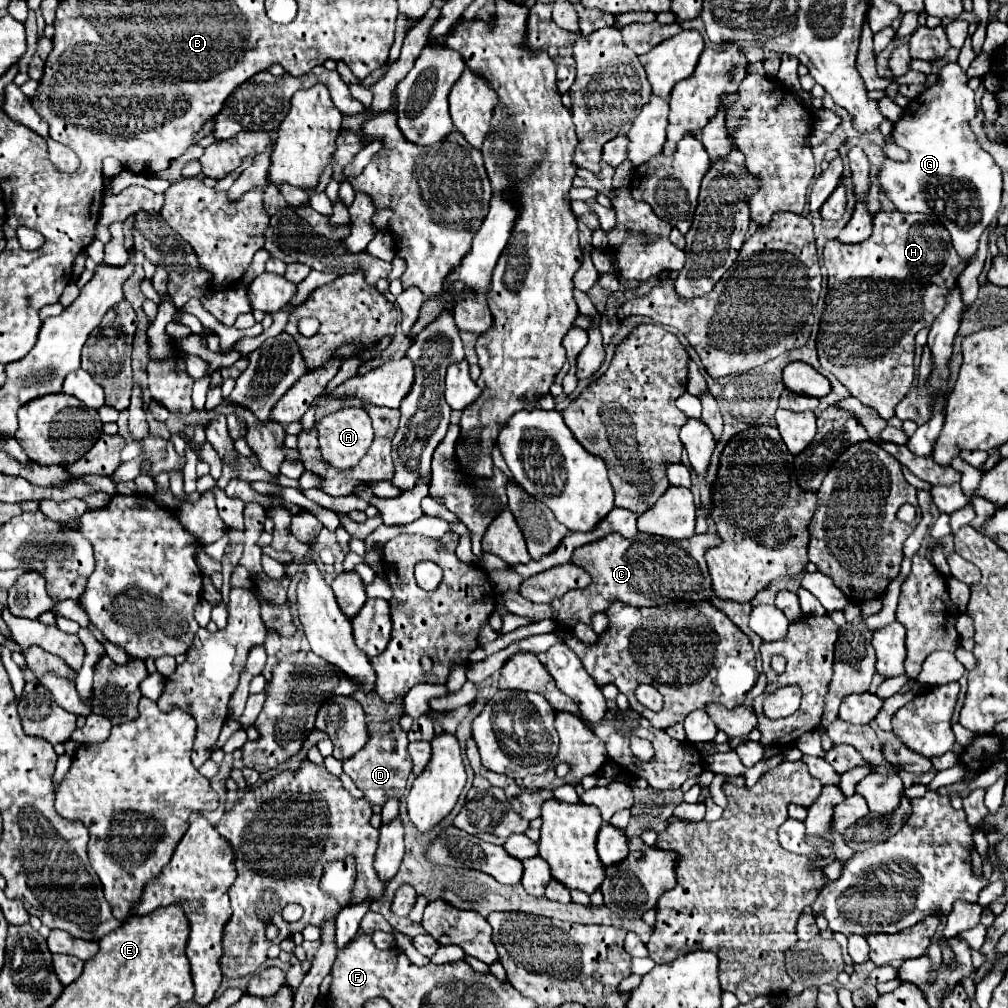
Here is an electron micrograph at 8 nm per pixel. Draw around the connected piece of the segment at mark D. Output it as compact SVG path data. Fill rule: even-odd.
M399 720L386 723L369 722L367 732L369 732L367 744L359 752L355 752L351 758L343 760L343 772L355 782L359 790L365 792L365 798L371 804L383 806L389 798L401 798L405 792L405 782L407 782L407 776L411 774L411 758L405 750L409 740Z

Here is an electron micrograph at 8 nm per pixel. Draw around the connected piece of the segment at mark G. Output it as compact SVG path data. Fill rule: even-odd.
M947 62L937 76L937 82L925 88L917 98L909 102L903 110L899 122L893 128L893 142L909 152L907 162L897 162L887 158L877 174L881 192L895 204L899 212L923 212L935 216L951 234L953 246L961 258L973 256L981 234L995 220L1001 204L1001 168L995 160L977 144L975 134L969 128L971 118L975 118L977 104L975 94L969 88L969 76L957 62Z

